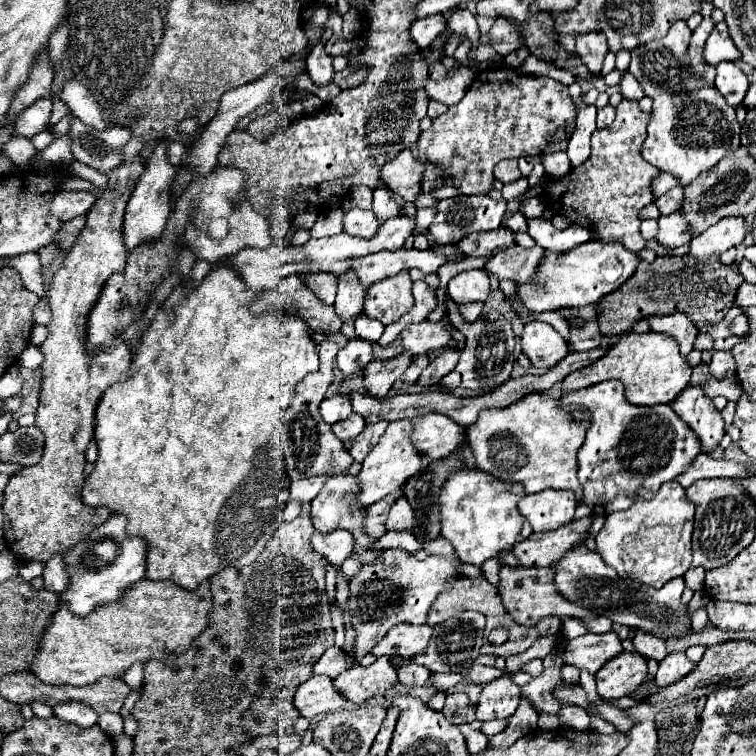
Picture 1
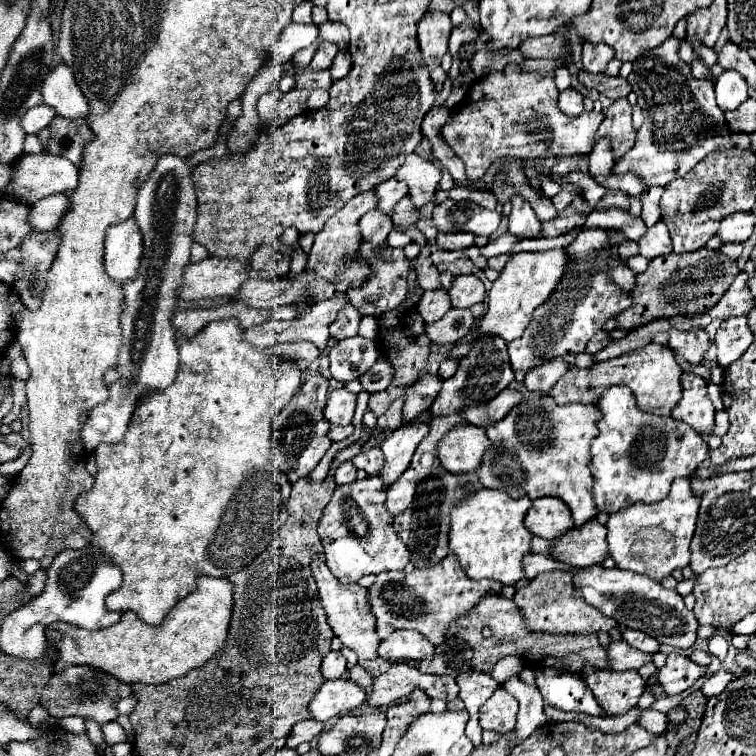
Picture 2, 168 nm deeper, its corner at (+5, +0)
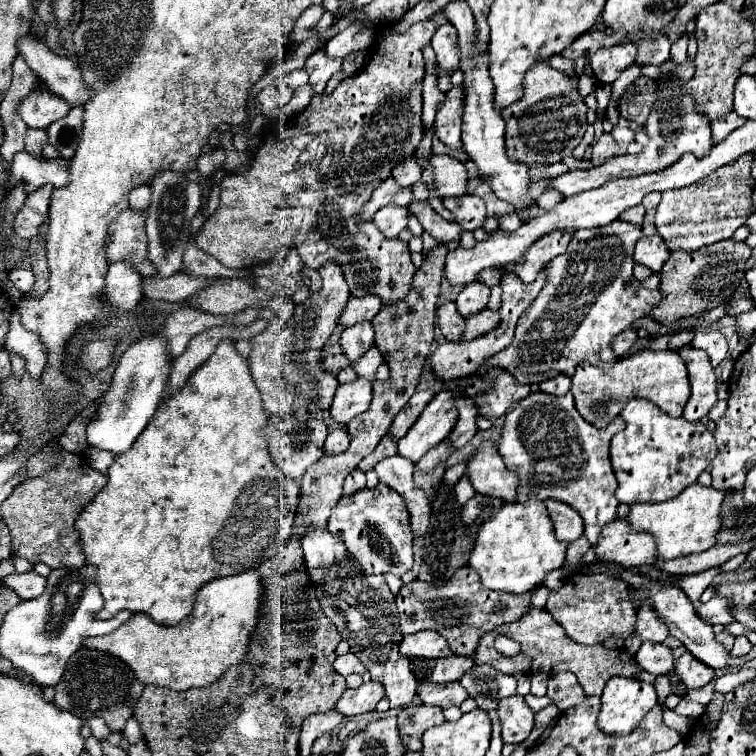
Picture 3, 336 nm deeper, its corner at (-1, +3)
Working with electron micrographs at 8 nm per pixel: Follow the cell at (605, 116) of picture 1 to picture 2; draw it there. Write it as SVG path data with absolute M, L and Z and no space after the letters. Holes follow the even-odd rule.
M507 65L503 71L489 73L489 83L483 83L479 91L467 91L465 101L451 111L439 137L451 147L451 151L465 163L467 179L477 183L483 179L487 167L499 157L561 157L561 155L589 155L593 149L593 137L603 111L583 113L579 117L567 117L557 111L559 89L555 87L553 73L519 73L515 65Z

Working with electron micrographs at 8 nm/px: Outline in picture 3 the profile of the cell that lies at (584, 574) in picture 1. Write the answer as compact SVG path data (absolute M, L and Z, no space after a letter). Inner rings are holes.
M665 586L665 588L661 588L661 590L635 592L635 596L637 596L639 600L653 598L655 612L657 612L659 618L667 624L669 634L675 636L675 638L679 638L679 640L685 644L685 648L687 648L697 660L701 660L703 664L707 664L709 668L719 670L719 668L729 668L729 666L741 666L741 664L745 662L745 658L733 658L733 656L729 656L729 652L723 648L723 644L715 642L715 634L713 634L711 626L695 614L695 606L693 606L691 600L685 596L685 592L681 592L679 588Z

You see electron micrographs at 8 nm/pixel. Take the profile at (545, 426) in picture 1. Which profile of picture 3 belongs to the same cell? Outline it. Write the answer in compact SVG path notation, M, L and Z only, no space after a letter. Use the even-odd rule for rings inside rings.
M543 392L523 398L507 416L499 442L499 454L509 470L519 472L519 502L525 504L529 496L539 500L555 498L575 508L585 520L585 536L591 546L605 524L617 518L619 500L615 498L615 472L611 468L609 444L615 432L625 428L623 418L615 418L605 430L587 424L575 410L573 396L549 396Z

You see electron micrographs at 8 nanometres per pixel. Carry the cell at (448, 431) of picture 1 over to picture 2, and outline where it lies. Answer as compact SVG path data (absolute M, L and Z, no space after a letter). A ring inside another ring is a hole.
M459 423L437 445L439 461L441 465L451 473L463 473L473 471L483 457L483 451L487 449L489 439L481 427L475 427L471 423Z

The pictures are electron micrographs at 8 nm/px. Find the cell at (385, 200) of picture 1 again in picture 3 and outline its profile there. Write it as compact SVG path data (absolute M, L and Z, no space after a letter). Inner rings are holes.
M411 156L403 162L399 162L391 174L401 186L411 186L421 180L421 172L423 172L423 168L417 164L417 158Z

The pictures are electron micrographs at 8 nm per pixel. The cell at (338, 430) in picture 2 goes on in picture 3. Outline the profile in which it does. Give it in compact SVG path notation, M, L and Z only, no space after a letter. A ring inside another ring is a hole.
M333 430L329 432L325 444L323 444L323 454L341 454L349 446L349 436L343 430Z

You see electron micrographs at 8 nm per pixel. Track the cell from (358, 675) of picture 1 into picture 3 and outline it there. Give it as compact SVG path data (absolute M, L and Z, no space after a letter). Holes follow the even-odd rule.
M419 682L417 694L427 706L439 706L439 708L449 708L449 706L461 706L461 702L467 698L467 690L459 682L451 684L431 684L431 682Z

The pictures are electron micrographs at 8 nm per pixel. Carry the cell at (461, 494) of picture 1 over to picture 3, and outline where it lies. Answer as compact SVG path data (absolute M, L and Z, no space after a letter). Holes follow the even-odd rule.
M529 500L527 504L503 504L497 516L479 528L469 566L481 576L485 588L525 594L549 572L563 566L565 552L567 544L555 538L545 504L541 500Z

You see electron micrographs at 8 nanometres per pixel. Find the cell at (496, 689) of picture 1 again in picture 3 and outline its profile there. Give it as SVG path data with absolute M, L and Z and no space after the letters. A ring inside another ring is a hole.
M509 696L499 702L499 718L503 726L503 742L521 744L531 734L535 712L525 704L523 696Z

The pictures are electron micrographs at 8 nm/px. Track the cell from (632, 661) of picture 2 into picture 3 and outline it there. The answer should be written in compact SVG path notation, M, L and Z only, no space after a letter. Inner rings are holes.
M641 644L635 660L643 670L653 676L667 676L675 670L675 658L671 654L671 648L665 644Z

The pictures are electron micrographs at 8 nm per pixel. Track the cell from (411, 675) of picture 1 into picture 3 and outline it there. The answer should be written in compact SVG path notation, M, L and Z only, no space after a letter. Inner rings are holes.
M407 706L397 716L399 720L399 732L407 746L407 750L421 752L423 748L423 732L427 728L439 726L445 722L443 710L437 706Z

